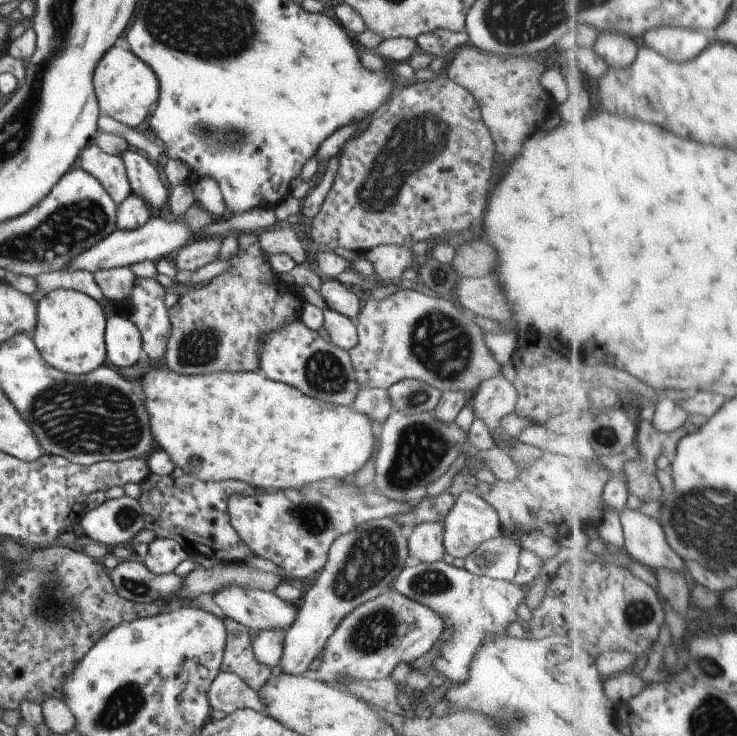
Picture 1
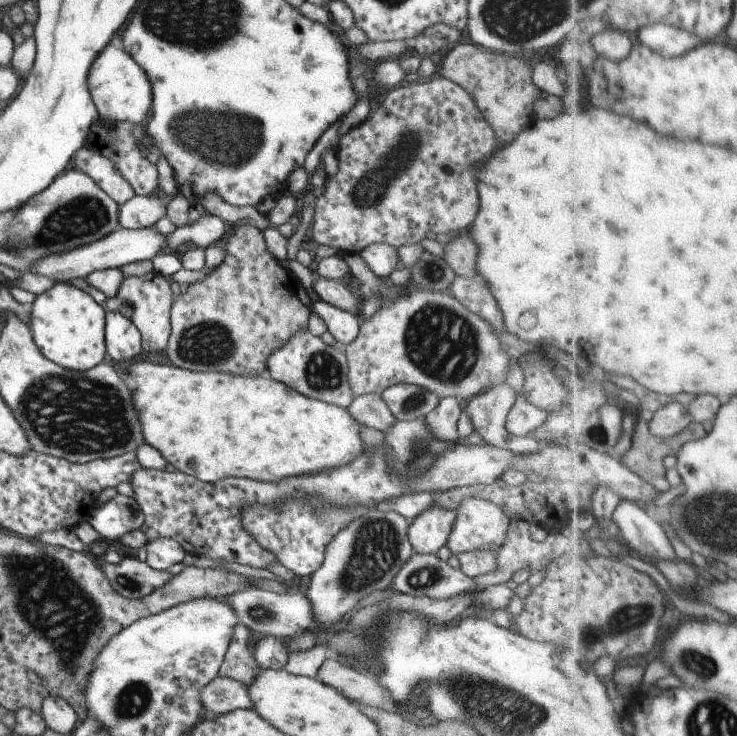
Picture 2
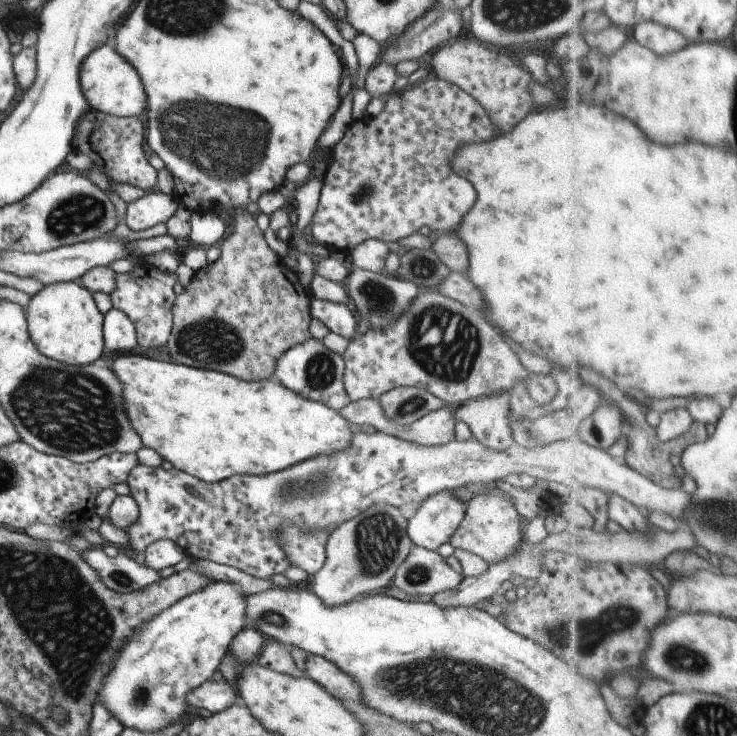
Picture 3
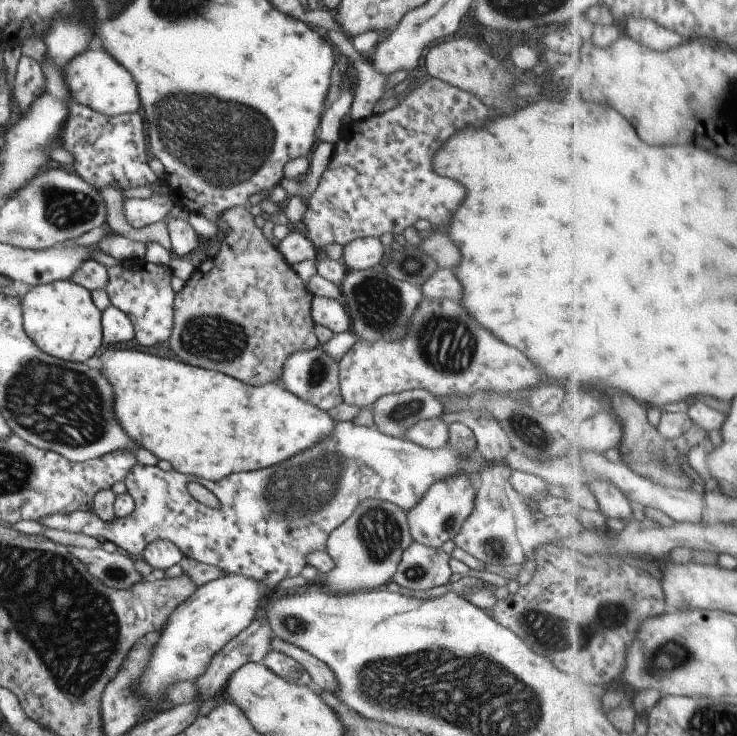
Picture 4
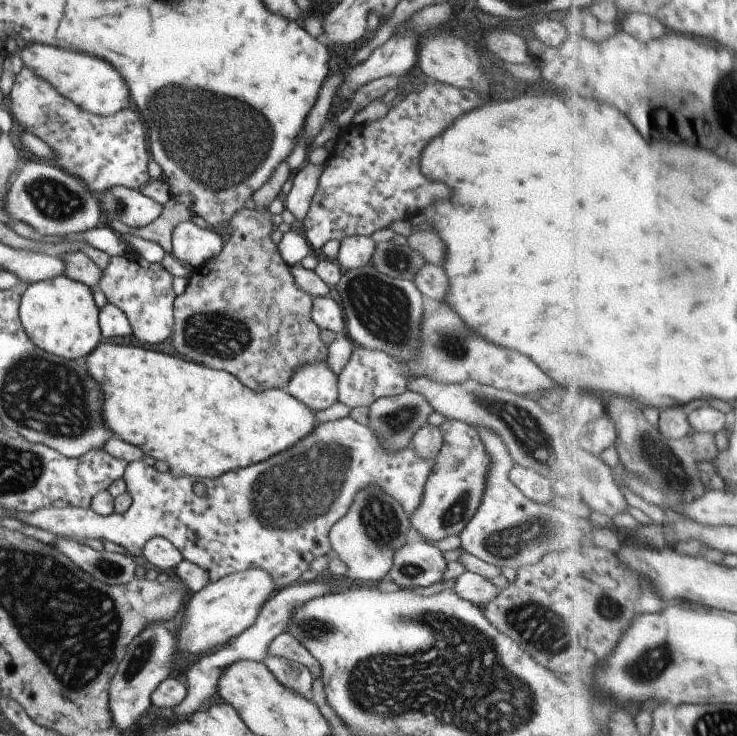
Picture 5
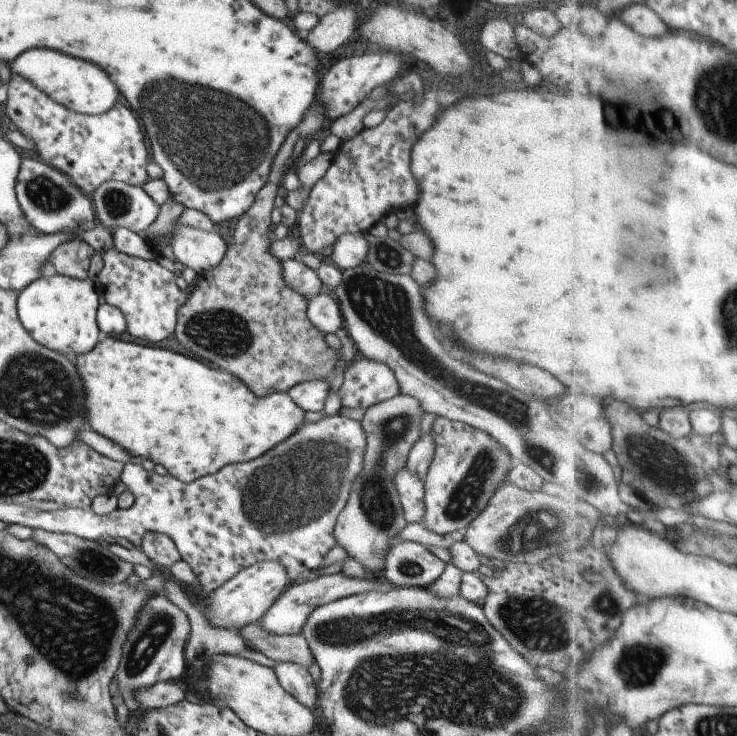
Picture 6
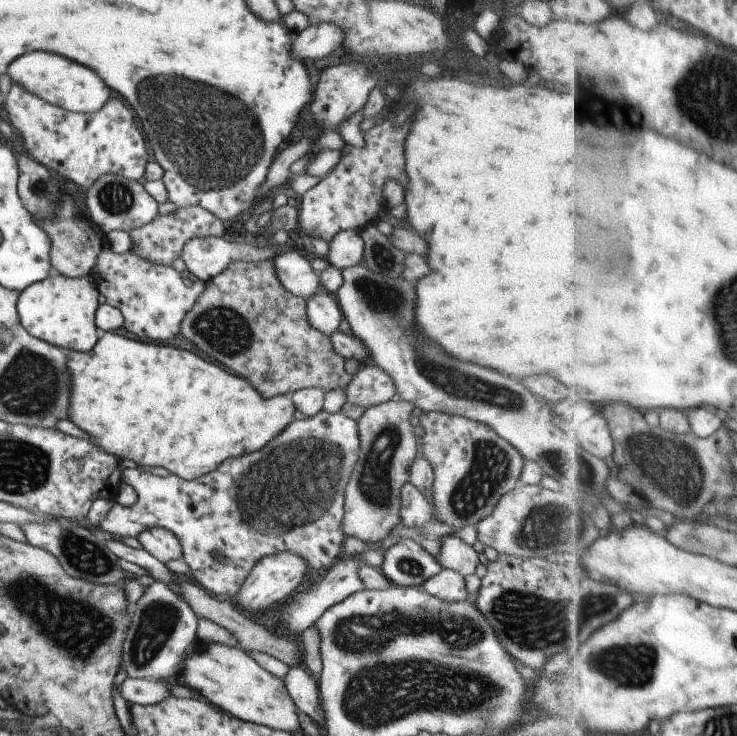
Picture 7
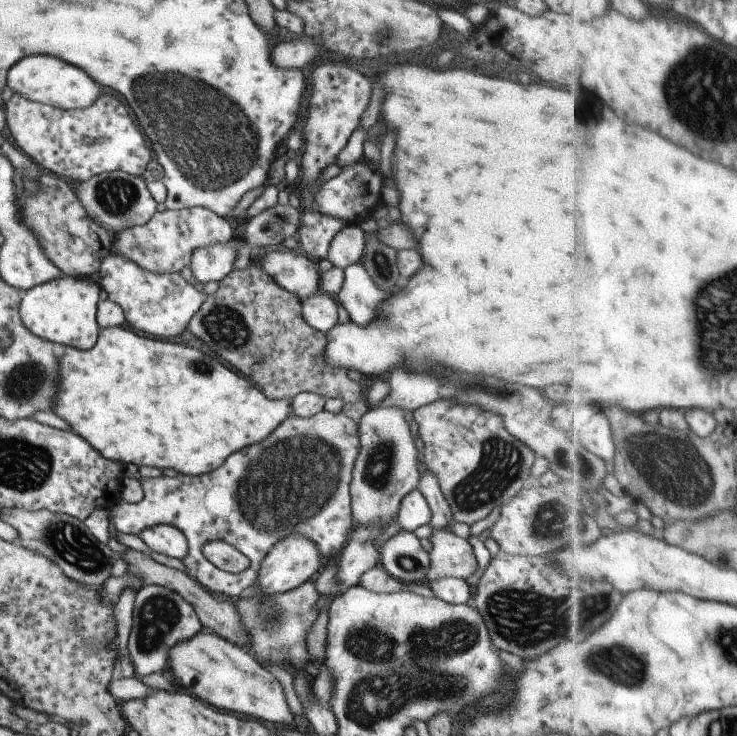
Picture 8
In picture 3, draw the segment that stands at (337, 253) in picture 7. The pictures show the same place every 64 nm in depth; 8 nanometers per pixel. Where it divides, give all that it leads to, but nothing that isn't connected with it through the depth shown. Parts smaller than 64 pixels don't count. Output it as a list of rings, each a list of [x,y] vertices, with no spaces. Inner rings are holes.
[[[367,239],[356,244],[356,247],[353,247],[346,254],[350,259],[350,267],[381,273],[385,272],[383,264],[387,252],[383,241]]]

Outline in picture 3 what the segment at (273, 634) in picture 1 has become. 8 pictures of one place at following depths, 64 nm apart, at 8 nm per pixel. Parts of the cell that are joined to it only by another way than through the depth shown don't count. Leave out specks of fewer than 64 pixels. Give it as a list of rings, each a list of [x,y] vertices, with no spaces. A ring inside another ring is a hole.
[[[269,638],[266,640],[255,662],[265,668],[270,668],[275,672],[283,673],[290,677],[307,677],[305,672],[299,670],[293,663],[290,655],[290,646]]]

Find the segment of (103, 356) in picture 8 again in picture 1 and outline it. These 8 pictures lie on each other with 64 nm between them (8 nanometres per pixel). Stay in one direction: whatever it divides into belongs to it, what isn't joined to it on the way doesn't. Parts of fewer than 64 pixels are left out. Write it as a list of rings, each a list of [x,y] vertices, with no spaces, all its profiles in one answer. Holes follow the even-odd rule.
[[[150,368],[140,376],[141,390],[143,391],[142,403],[147,415],[148,429],[157,449],[163,450],[169,456],[173,466],[177,466],[181,472],[200,481],[224,481],[238,480],[261,487],[265,491],[290,489],[313,484],[315,481],[326,478],[338,481],[351,478],[351,476],[363,466],[373,446],[373,438],[377,438],[377,427],[361,413],[355,412],[351,406],[329,404],[316,398],[309,398],[292,386],[279,381],[265,378],[261,373],[245,371],[232,373],[221,371],[216,373],[205,372],[201,375],[178,373],[166,368]]]

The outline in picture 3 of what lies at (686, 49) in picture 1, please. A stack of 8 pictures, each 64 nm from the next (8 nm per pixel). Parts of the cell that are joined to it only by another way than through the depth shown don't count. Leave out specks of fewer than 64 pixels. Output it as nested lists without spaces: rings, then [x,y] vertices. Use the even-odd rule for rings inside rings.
[[[655,21],[637,23],[630,32],[639,44],[646,46],[647,50],[661,55],[676,53],[689,44],[689,40],[679,31]]]

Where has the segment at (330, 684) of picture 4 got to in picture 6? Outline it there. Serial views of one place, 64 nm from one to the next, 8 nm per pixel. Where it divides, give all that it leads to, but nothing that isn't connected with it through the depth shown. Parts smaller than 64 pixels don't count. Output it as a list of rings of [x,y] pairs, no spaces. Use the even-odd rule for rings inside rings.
[[[257,623],[243,625],[236,633],[247,647],[262,652],[276,662],[293,663],[302,667],[311,662],[312,654],[301,634],[272,635],[266,633]]]

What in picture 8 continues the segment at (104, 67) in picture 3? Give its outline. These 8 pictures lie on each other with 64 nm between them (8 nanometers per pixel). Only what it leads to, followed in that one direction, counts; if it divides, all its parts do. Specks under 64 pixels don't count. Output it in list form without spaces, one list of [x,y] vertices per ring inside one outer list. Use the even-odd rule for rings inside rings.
[[[27,56],[19,60],[6,72],[5,85],[25,100],[65,110],[89,106],[100,95],[99,86],[85,72],[51,56]]]

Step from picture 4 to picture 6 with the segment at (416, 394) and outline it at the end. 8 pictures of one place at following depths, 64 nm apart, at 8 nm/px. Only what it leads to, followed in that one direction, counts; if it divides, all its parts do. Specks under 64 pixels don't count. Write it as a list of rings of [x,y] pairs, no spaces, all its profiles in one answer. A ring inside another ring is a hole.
[[[397,393],[390,399],[376,402],[365,409],[359,422],[364,432],[364,455],[360,473],[350,484],[348,497],[332,528],[336,544],[363,565],[369,576],[380,577],[387,542],[407,522],[403,516],[400,498],[392,483],[393,477],[404,468],[411,447],[419,437],[418,428],[424,412],[415,397]]]

